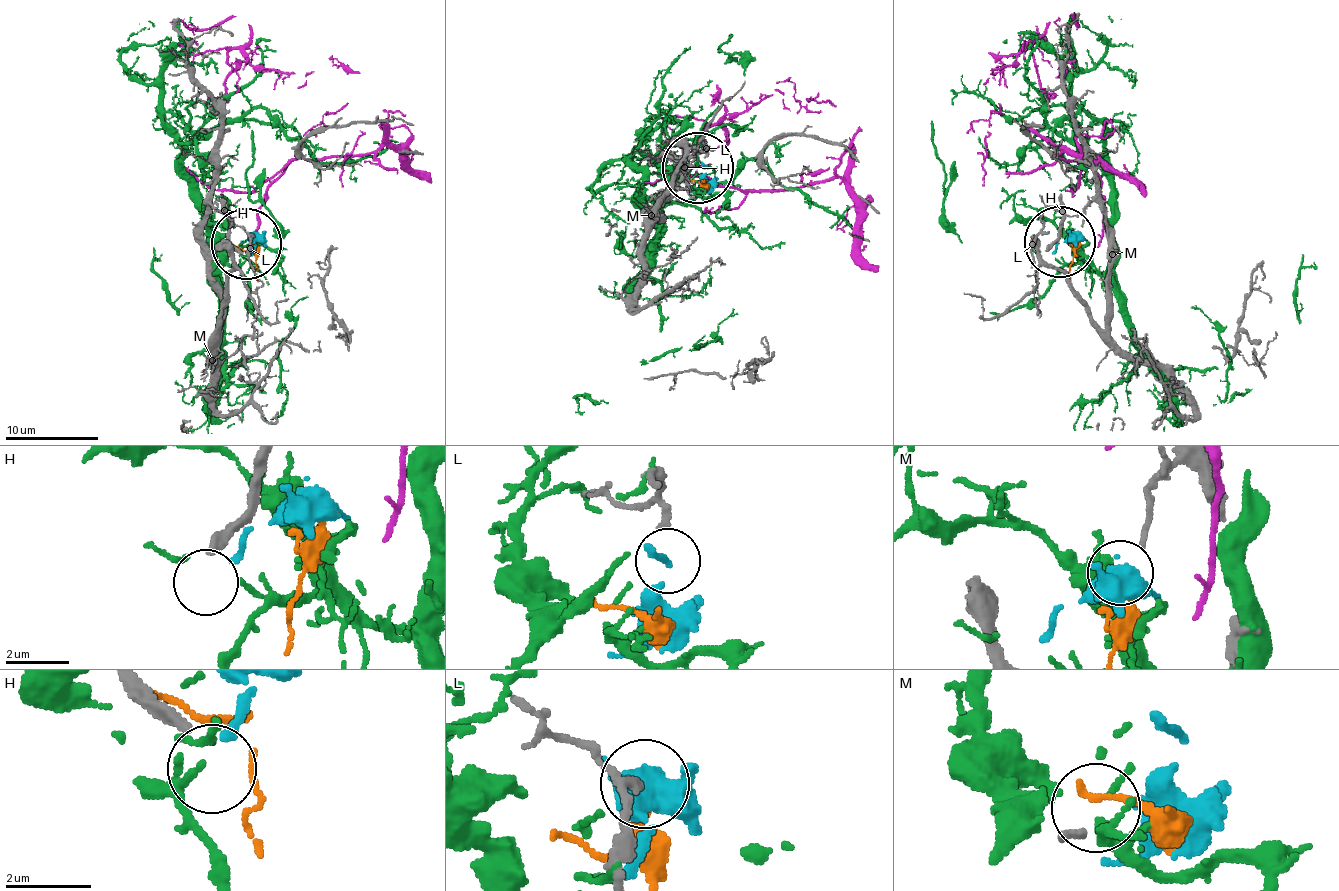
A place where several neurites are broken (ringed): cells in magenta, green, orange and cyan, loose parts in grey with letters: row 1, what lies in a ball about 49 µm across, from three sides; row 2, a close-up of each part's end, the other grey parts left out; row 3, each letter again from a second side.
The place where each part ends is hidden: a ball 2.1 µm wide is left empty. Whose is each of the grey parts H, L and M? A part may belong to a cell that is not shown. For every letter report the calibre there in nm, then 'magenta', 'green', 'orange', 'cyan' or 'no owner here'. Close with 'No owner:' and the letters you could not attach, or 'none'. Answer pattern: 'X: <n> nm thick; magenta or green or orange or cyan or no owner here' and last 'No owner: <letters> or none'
H: 280 nm thick; cyan
L: 180 nm thick; no owner here
M: 180 nm thick; no owner here
No owner: L, M

